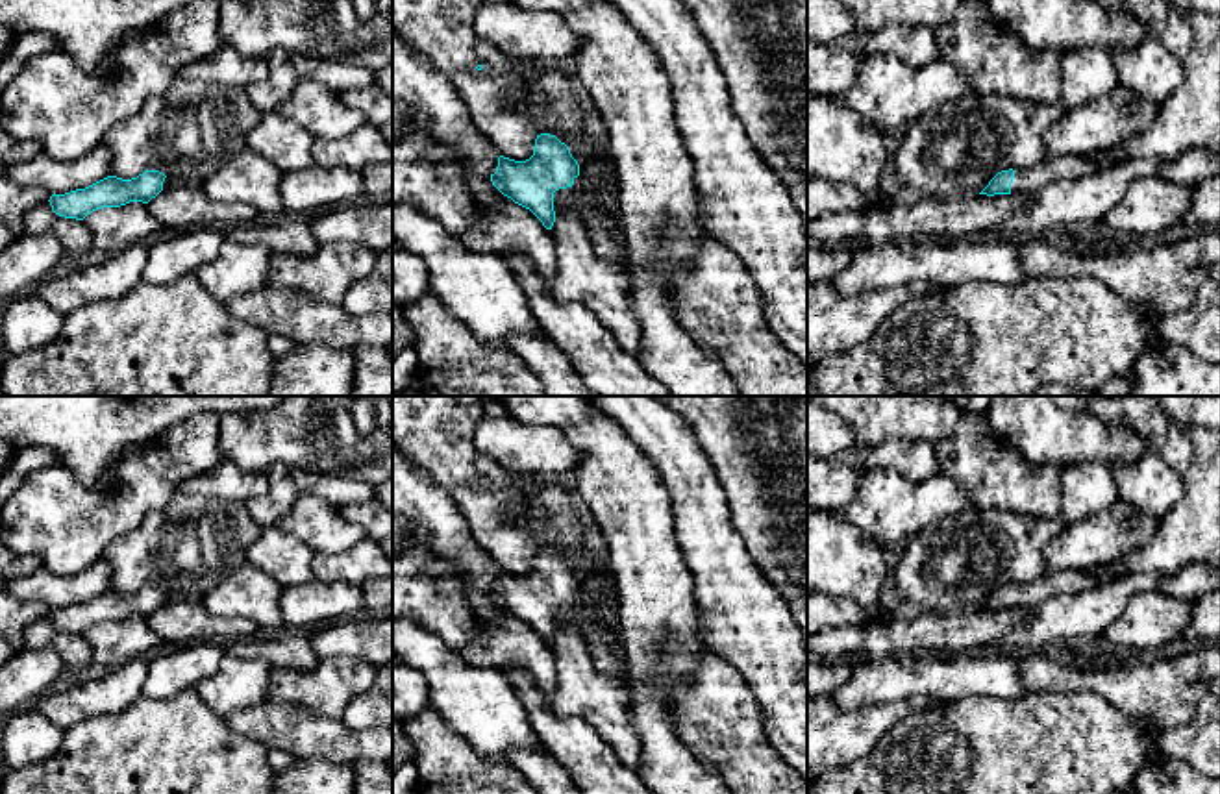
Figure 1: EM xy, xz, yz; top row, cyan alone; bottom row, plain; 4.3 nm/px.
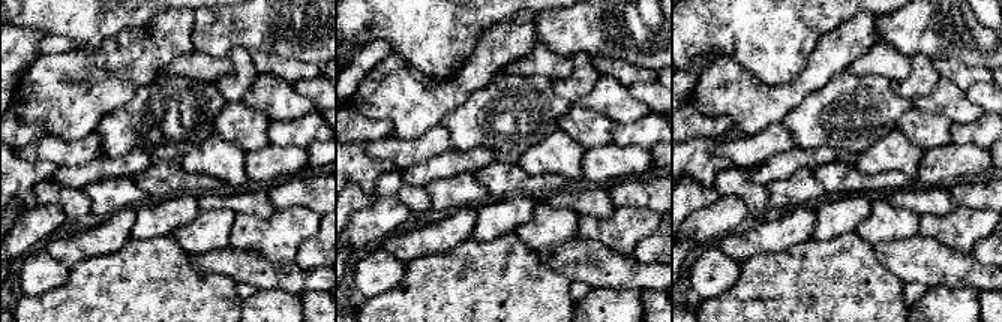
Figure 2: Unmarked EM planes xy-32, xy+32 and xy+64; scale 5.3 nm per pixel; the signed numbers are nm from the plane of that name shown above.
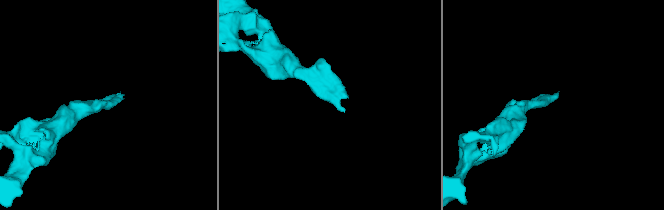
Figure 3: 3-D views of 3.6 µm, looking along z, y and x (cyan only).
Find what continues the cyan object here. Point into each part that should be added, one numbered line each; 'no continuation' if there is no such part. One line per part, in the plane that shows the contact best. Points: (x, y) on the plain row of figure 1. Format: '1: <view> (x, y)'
1: xz (572, 615)

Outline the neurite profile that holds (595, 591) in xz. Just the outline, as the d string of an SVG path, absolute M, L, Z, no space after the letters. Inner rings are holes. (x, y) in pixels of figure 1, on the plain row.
M604 548L594 550L594 557L604 559L579 579L581 607L598 618L600 627L589 635L587 648L598 670L628 683L628 664L622 664L616 650L622 650L620 635L615 626L618 618L604 614L607 605L616 605L616 587L609 585L611 566Z

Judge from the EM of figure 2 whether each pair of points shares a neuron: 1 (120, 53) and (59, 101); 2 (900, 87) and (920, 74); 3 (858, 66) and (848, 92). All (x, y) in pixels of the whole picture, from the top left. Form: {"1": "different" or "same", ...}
{"1": "same", "2": "same", "3": "different"}

